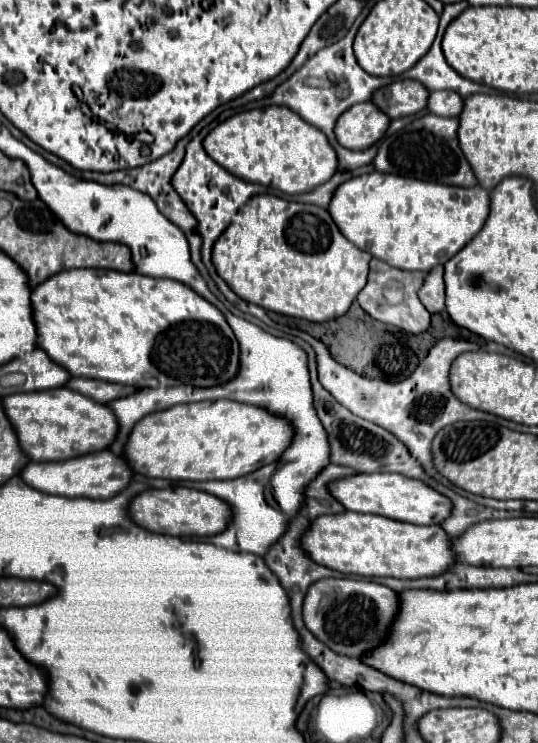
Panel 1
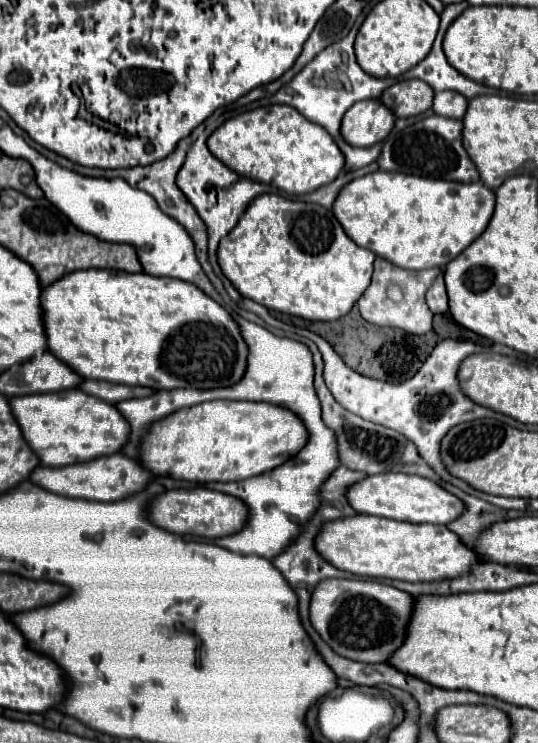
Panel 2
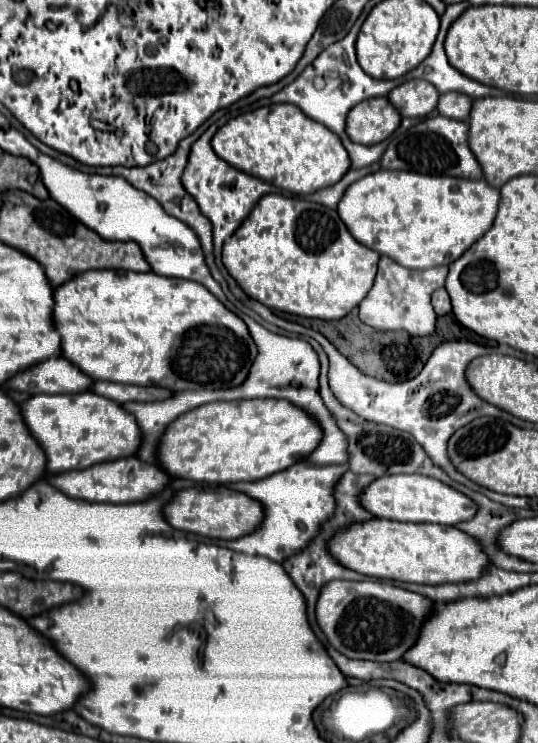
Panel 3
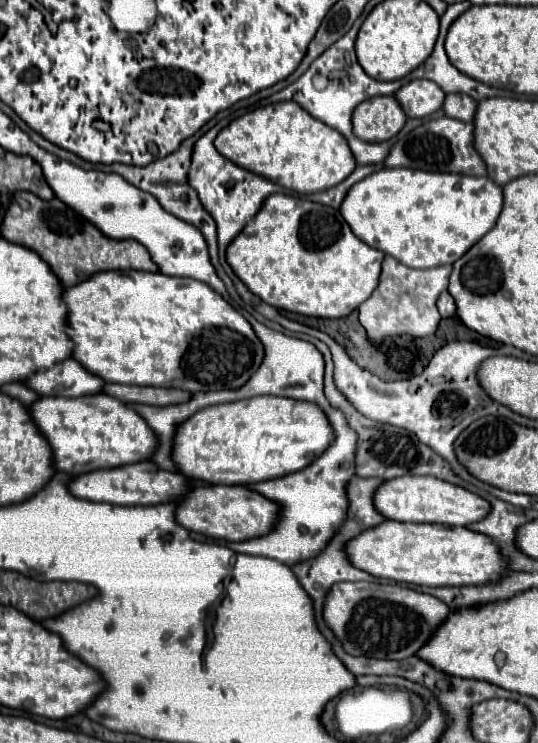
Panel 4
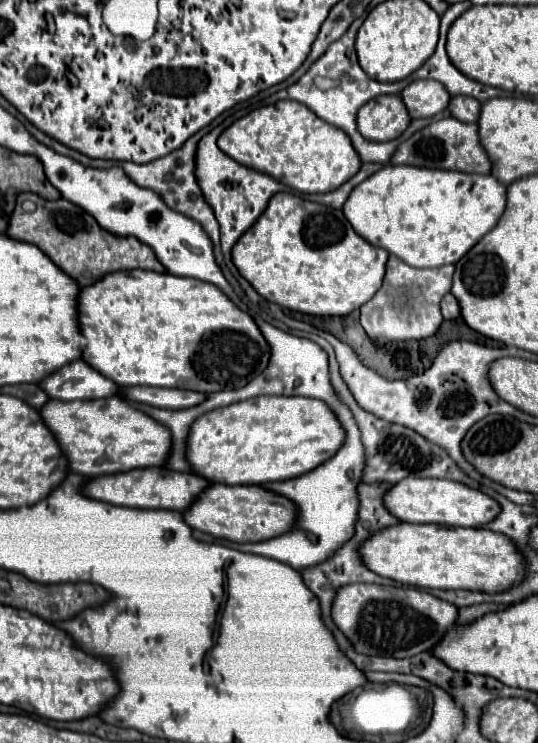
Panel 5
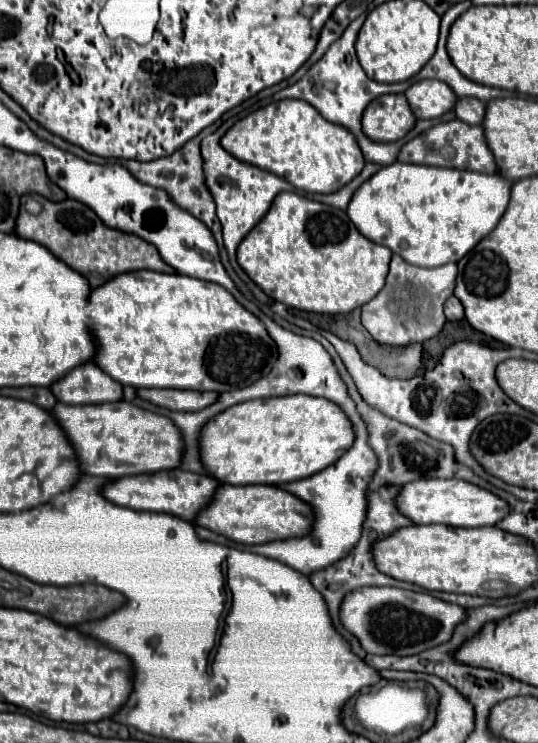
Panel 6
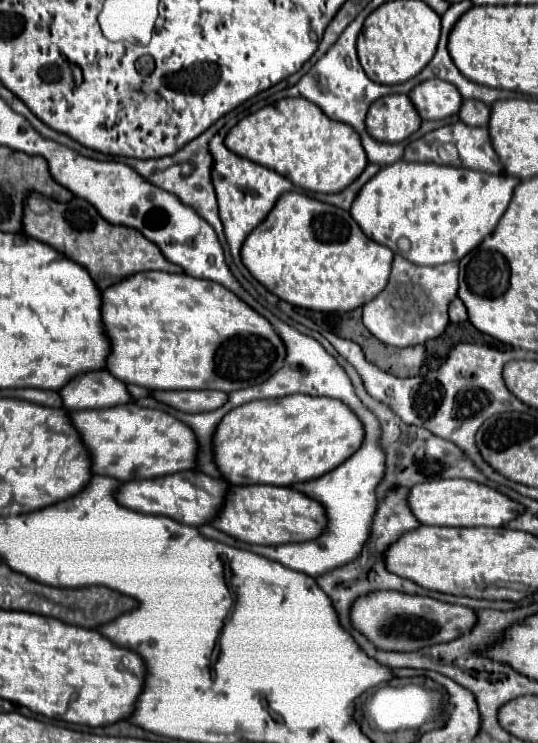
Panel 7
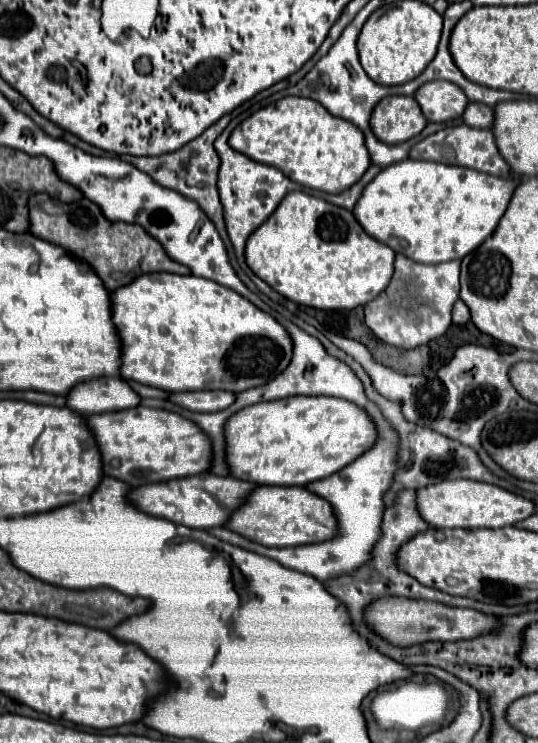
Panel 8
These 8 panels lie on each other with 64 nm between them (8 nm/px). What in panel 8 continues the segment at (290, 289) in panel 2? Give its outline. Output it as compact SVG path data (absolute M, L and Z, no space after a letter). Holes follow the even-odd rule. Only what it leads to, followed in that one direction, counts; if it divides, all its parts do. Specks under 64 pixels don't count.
M290 192L246 242L246 264L284 298L320 310L352 310L374 300L392 278L394 250L370 238L354 214L322 198Z

